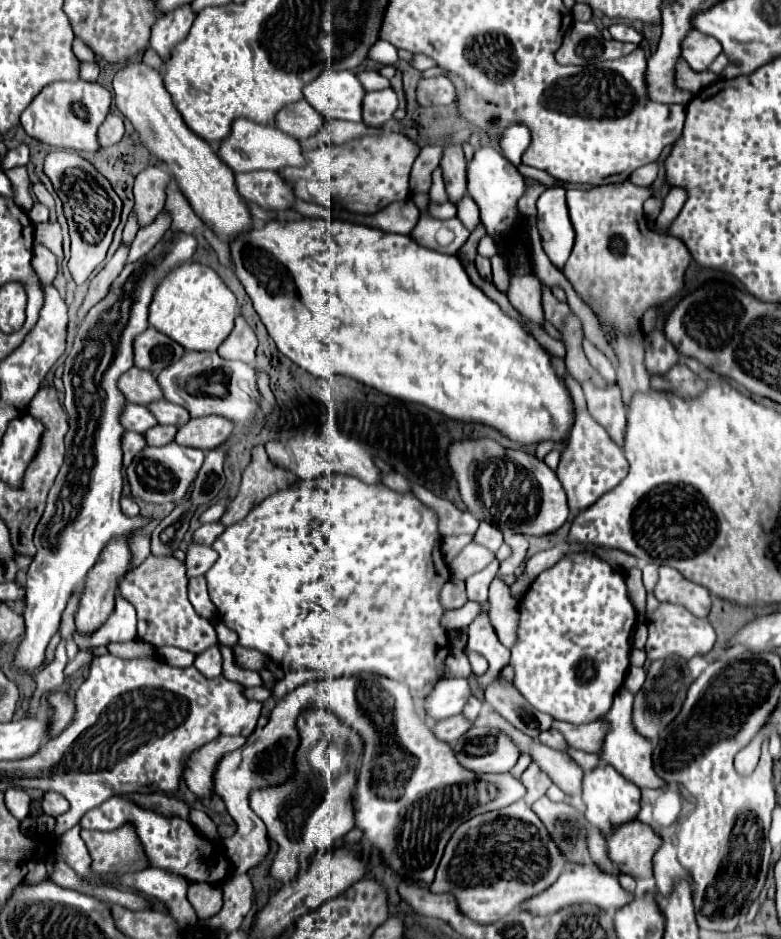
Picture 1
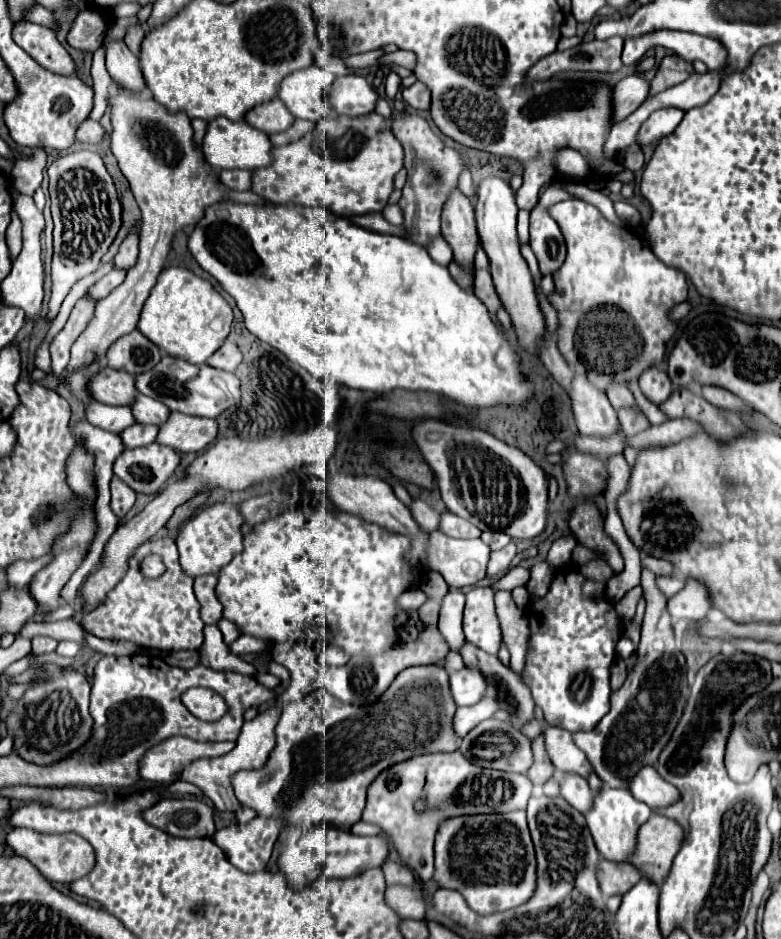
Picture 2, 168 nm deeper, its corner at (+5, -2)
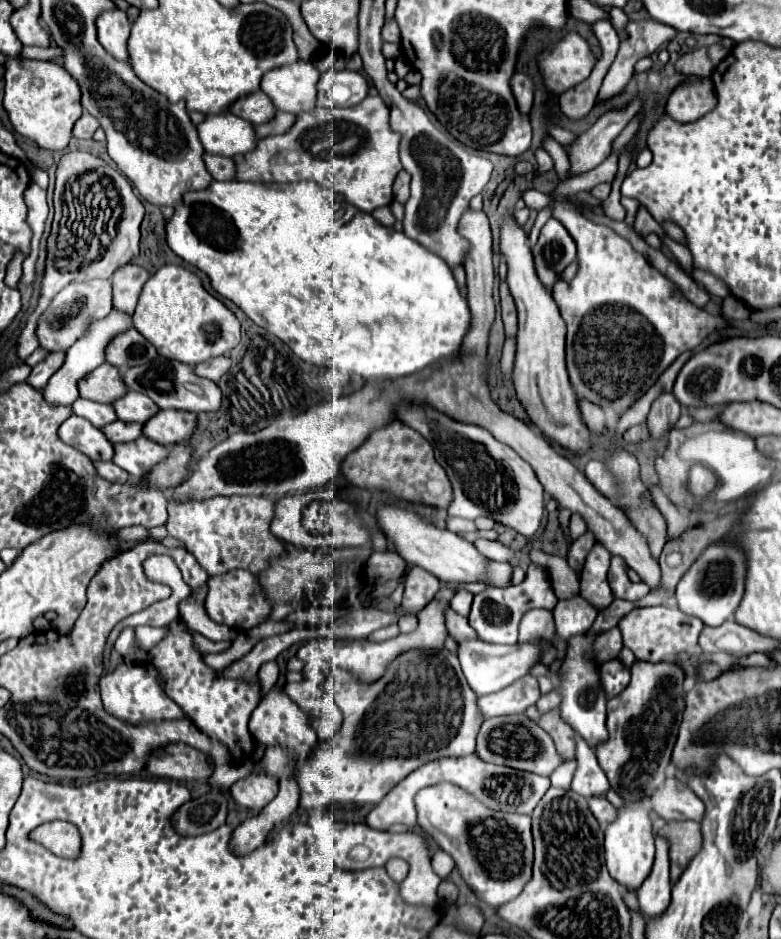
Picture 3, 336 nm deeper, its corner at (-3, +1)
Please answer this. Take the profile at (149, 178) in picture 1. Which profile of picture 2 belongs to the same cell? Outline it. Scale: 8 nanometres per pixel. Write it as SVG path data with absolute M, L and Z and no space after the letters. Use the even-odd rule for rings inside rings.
M132 229L128 231L126 239L122 241L116 257L114 257L114 263L116 267L120 269L130 269L134 263L136 263L136 257L138 257L138 239L140 237L140 231L138 229Z

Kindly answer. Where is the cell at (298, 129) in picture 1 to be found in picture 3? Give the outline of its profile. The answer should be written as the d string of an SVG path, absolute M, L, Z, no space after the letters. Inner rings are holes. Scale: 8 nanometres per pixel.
M256 90L252 94L246 94L246 98L232 102L228 112L236 114L238 118L244 118L256 126L256 124L264 124L264 122L272 120L276 110L274 110L272 102L266 98L266 94L262 90Z

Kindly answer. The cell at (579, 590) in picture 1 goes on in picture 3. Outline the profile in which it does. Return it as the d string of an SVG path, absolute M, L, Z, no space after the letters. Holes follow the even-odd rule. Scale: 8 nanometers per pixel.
M586 634L574 636L568 642L568 652L564 664L560 666L558 690L562 694L560 704L562 718L576 730L576 734L580 734L592 748L596 748L600 742L604 742L604 738L608 738L608 730L606 730L606 694L600 684L596 662L592 660L592 642L594 638L588 638Z

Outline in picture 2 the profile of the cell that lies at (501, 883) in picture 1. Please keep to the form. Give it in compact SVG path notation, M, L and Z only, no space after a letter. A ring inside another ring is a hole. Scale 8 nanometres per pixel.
M512 811L504 815L464 815L446 819L436 833L436 871L432 881L438 887L462 893L468 907L478 915L508 911L528 901L536 891L536 851L526 823L526 811Z

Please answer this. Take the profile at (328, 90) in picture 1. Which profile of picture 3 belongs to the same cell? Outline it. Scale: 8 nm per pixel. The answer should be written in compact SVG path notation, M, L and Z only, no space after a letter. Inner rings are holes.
M298 60L276 70L268 70L260 90L272 100L276 110L298 114L316 108L316 82L320 72L312 62Z

